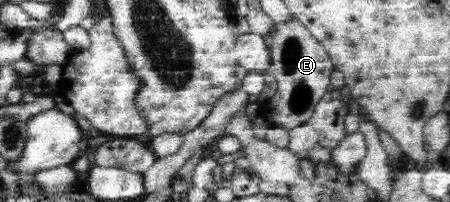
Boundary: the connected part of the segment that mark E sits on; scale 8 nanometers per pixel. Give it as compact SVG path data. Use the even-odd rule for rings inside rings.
M297 18L292 22L274 26L272 35L271 69L277 80L278 100L280 100L276 102L274 122L276 126L290 131L312 118L316 105L328 90L329 76L334 66L326 49Z

